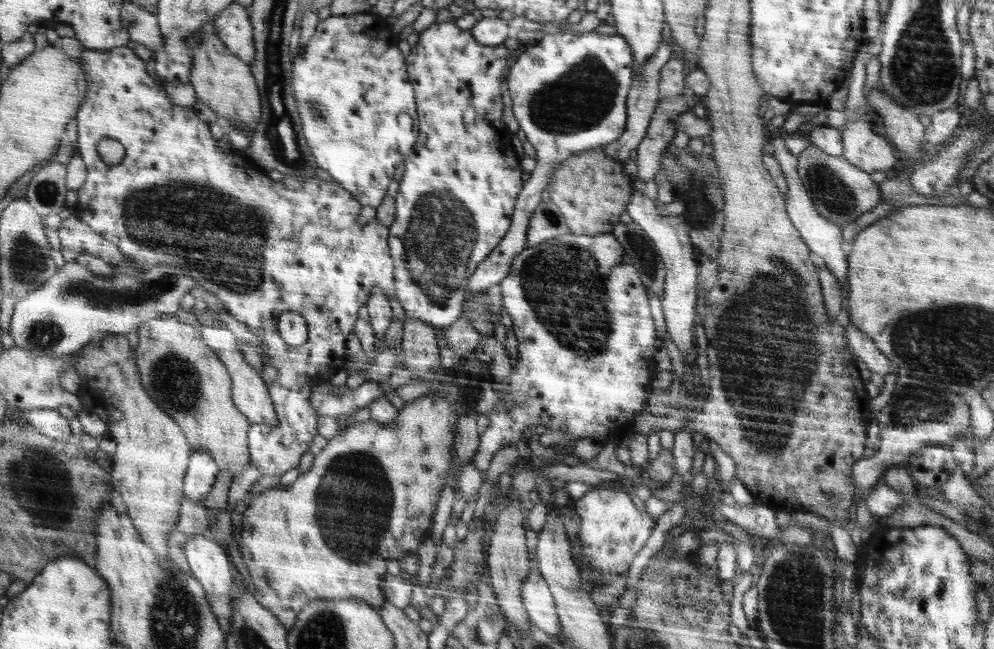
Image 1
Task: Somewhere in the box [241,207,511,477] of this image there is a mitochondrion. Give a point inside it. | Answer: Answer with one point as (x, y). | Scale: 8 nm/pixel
(483, 312)

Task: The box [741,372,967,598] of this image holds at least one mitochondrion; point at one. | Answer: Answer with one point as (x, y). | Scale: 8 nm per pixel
(915, 404)

